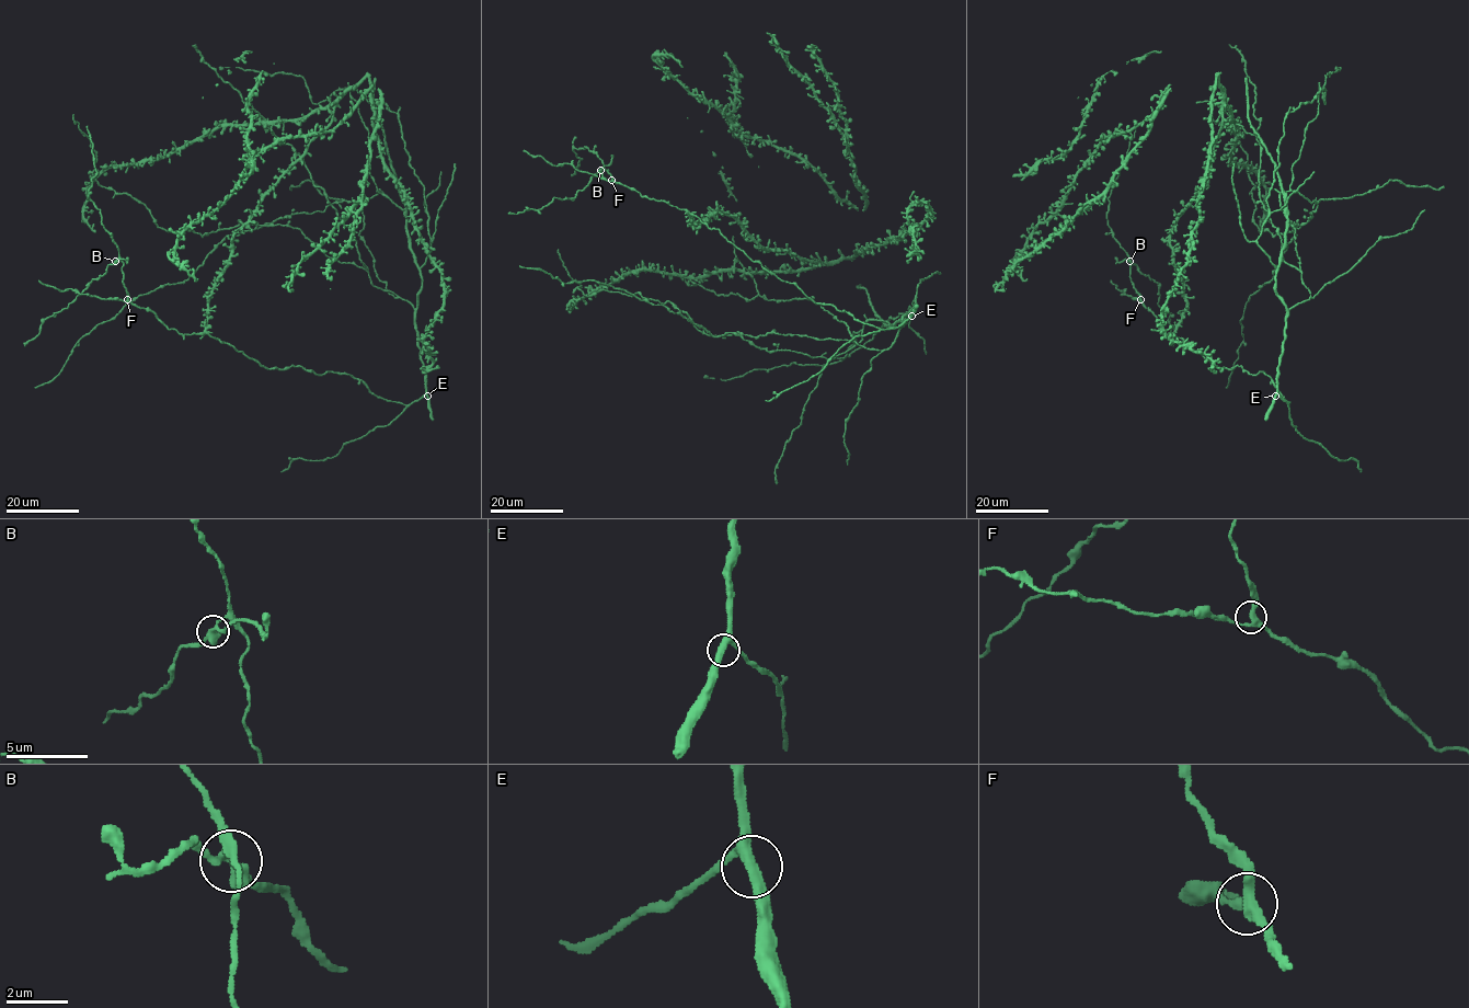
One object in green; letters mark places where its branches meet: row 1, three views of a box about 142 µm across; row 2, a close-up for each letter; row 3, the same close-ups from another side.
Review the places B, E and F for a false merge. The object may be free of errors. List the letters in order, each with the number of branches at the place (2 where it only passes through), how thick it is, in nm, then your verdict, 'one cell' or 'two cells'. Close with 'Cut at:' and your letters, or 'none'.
B: 3 branches meet; 320 nm thick; two cells
E: 3 branches meet; 320 nm thick; one cell
F: 3 branches meet; 320 nm thick; one cell
Cut at: B

